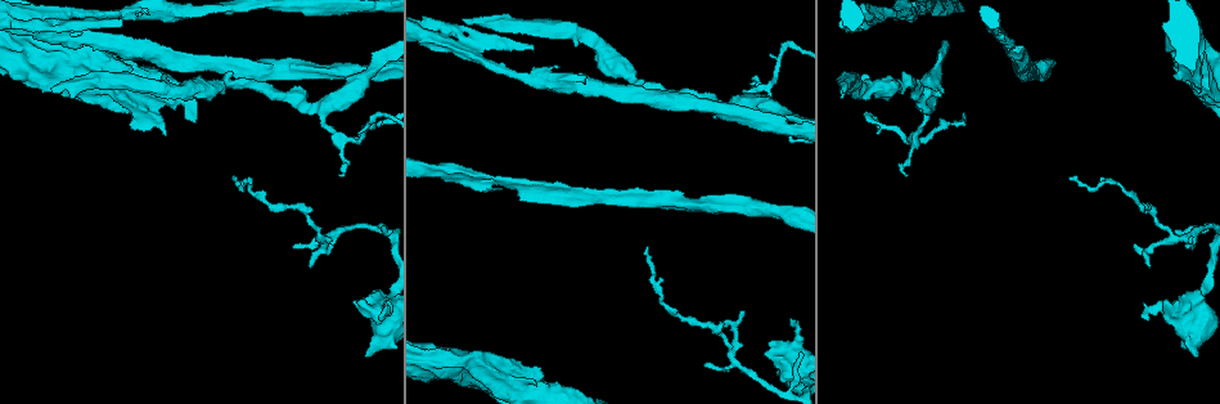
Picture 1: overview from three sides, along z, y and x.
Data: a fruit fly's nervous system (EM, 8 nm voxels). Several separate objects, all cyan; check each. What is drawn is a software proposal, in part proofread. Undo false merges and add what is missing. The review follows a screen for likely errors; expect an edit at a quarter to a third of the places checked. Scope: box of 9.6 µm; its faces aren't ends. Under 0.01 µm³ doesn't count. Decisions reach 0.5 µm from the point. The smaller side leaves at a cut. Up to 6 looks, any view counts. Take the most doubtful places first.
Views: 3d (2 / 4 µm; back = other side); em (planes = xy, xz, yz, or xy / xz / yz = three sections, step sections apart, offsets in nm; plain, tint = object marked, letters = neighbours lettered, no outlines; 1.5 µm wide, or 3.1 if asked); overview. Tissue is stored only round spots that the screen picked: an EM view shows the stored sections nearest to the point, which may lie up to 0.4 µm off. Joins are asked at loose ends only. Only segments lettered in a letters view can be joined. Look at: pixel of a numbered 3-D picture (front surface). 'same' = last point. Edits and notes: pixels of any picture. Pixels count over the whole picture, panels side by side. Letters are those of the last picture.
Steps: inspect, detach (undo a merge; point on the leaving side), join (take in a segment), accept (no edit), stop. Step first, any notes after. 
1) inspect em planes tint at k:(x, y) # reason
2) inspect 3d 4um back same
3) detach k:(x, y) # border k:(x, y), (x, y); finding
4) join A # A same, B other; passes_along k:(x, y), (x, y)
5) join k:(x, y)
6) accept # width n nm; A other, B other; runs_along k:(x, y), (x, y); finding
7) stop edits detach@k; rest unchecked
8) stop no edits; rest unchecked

inspect 3d 2um at 1:(842, 91) # an open end

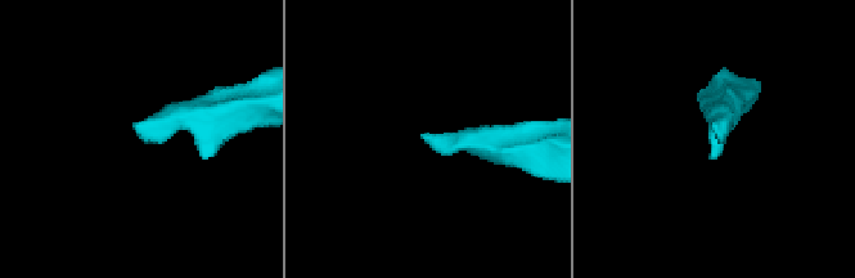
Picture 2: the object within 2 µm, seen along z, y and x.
inspect em planes tint at 2:(720, 136) # now the EM

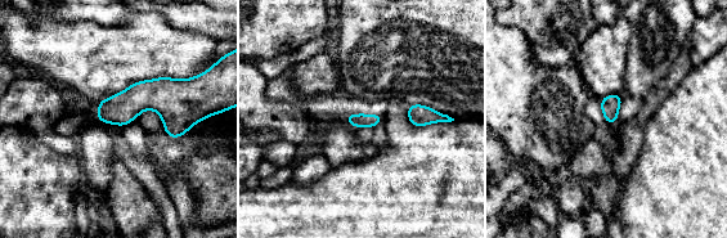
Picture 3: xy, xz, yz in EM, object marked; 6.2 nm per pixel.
inspect em planes letters same # what lies round it

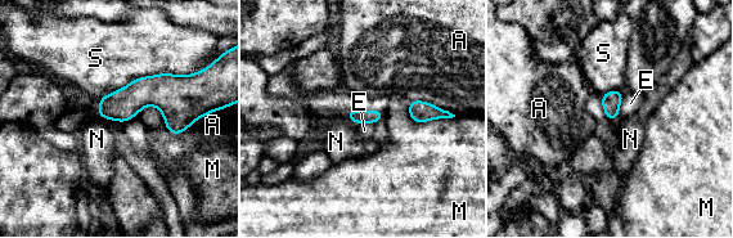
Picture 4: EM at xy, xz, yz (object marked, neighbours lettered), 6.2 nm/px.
accept # A other, E other, M other, N other, S other; border 4:(623, 90), (619, 115), (612, 121); no lettered segment goes on from it

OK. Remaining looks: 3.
inspect em planes tint at 1:(457, 176) # a fork

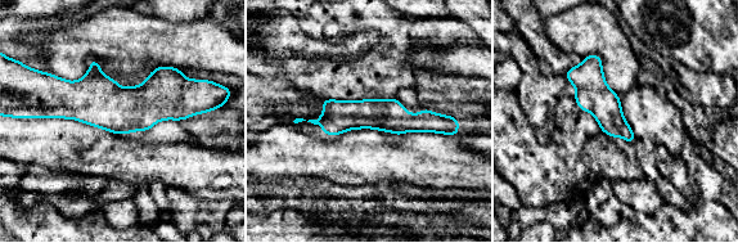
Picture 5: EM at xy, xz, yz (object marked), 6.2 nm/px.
inspect em planes letters same

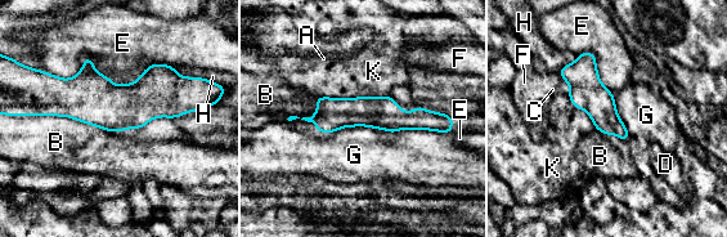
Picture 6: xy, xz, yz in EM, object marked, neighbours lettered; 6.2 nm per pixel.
accept # width 200 nm; A other, B other, C other, D other, E other, F other, G other, H other, K other; continuous, no second neuron

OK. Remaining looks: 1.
inspect em planes letters at 1:(1188, 249) # branch stops here

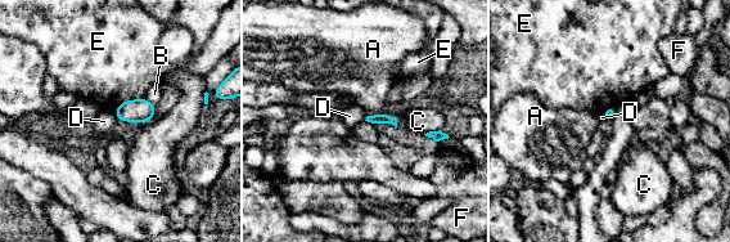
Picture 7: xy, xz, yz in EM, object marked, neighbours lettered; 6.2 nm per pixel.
accept # width 70 nm; A other, B other, C other, D other, E other, F other; border 7:(113, 112), (117, 120); no lettered segment goes on from it

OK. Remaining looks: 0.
stop no edits; rest unchecked

